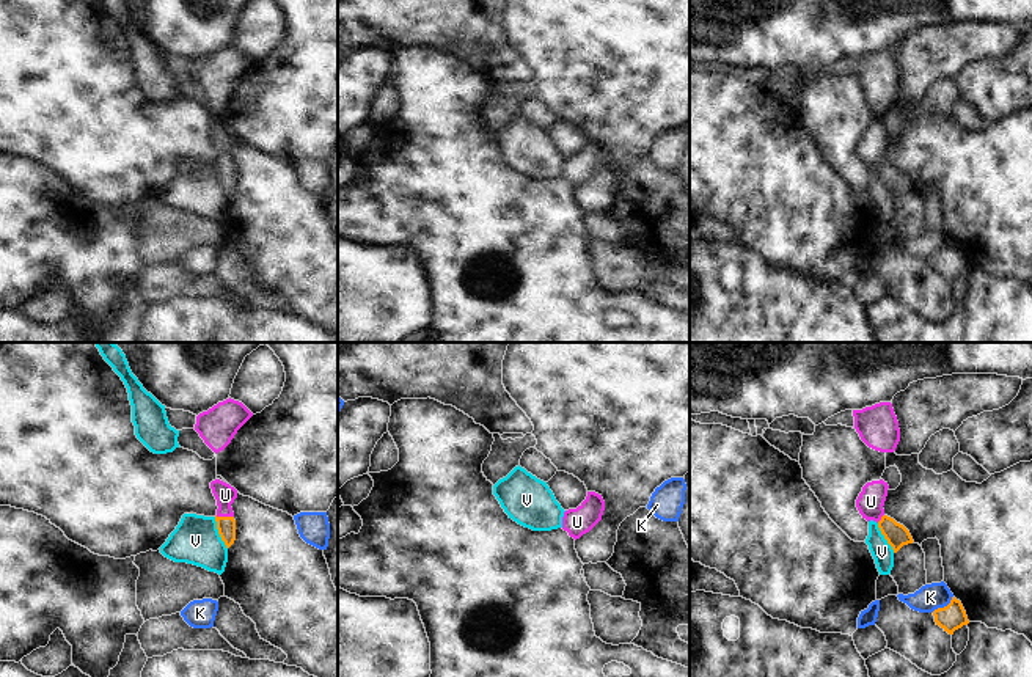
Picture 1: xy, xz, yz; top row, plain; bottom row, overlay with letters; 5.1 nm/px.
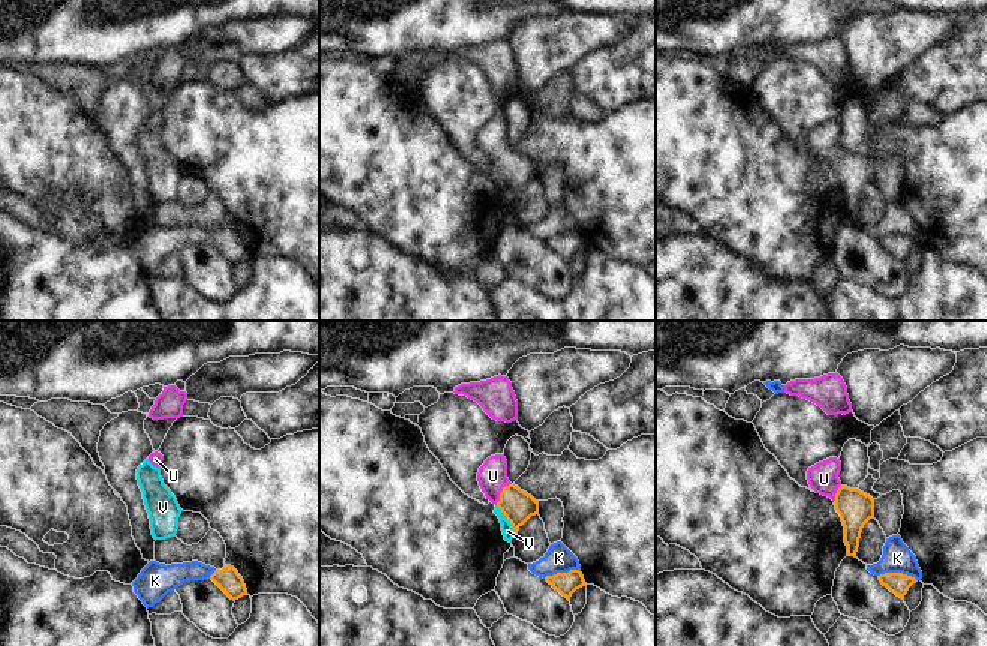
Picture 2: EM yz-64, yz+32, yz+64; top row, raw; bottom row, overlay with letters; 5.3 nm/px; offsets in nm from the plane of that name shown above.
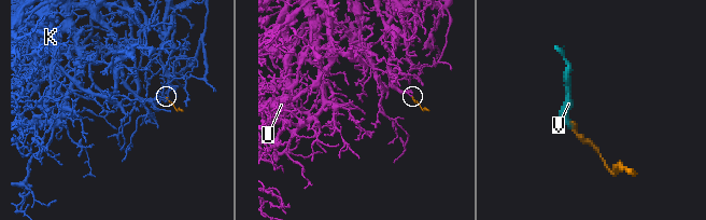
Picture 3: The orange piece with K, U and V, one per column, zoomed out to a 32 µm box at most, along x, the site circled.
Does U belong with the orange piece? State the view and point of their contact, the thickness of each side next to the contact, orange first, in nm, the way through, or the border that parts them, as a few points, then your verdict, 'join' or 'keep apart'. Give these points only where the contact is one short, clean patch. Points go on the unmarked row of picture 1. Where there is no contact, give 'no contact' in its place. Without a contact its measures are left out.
xy (225, 165) | 100/110 nm | across xy (226, 173), (225, 165), (225, 143) | join

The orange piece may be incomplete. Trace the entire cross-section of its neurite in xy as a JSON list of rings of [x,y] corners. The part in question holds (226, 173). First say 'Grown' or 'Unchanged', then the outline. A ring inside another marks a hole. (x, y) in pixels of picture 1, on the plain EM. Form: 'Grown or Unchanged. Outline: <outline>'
Grown. Outline: [[[220,127],[212,129],[210,137],[218,154],[215,163],[217,177],[226,196],[229,196],[236,188],[236,168],[231,152],[237,146],[237,138]]]

